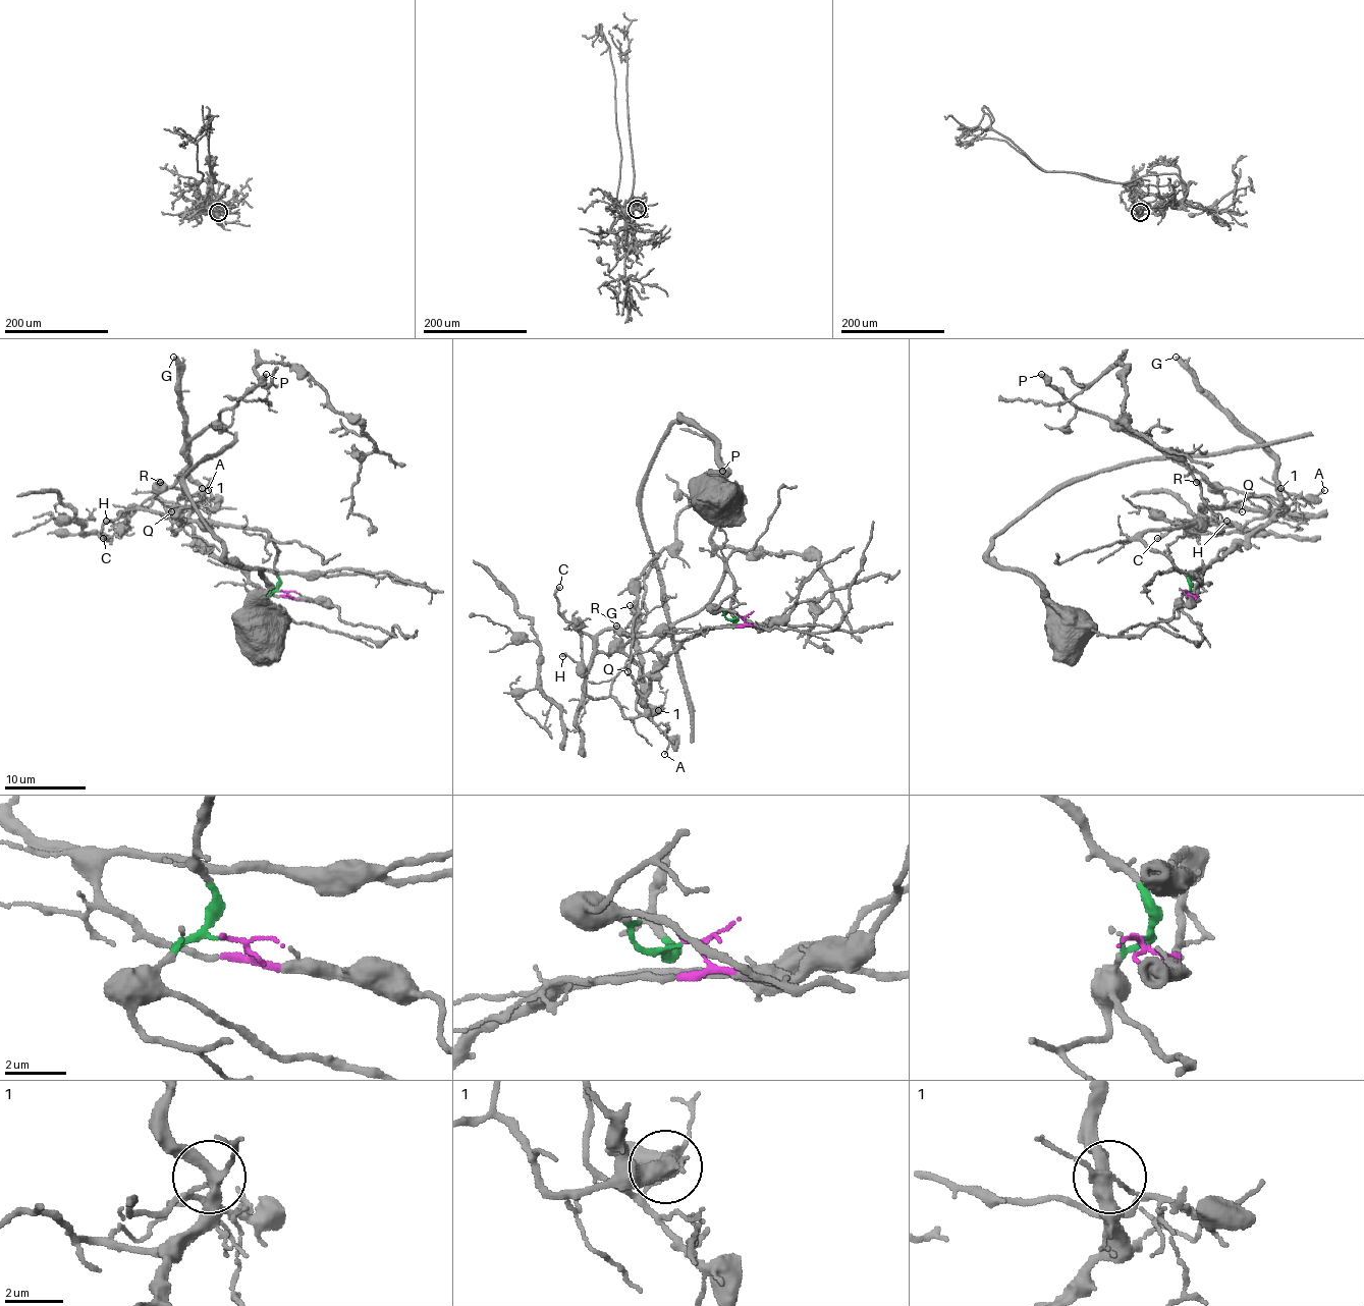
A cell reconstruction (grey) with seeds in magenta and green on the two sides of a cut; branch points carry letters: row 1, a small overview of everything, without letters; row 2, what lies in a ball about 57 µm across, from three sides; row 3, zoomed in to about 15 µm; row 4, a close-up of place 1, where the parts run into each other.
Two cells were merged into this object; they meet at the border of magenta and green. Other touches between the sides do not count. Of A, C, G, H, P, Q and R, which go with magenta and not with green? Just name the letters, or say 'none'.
G, H, Q

